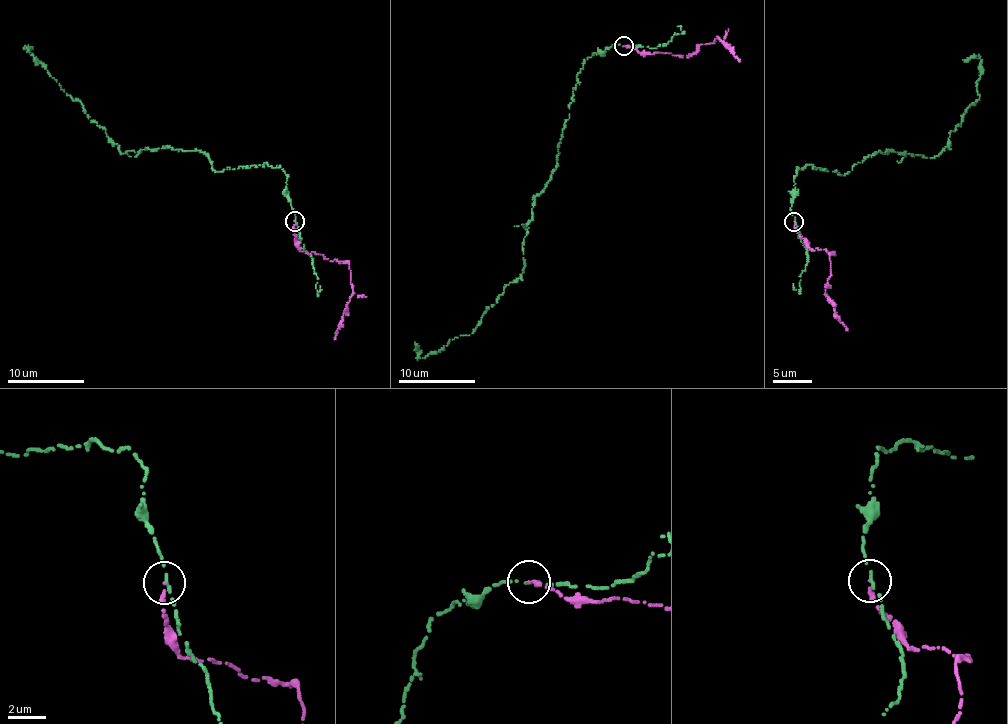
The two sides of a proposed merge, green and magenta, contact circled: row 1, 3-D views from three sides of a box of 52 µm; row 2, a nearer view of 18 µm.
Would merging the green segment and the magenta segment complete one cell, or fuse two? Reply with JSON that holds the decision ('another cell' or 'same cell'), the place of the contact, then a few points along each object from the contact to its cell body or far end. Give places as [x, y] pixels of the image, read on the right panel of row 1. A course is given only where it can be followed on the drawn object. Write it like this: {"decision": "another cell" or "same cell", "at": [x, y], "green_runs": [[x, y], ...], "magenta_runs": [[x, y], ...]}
{"decision": "same cell", "at": [794, 221], "green_runs": [[795, 221], [798, 169], [845, 175], [870, 155], [932, 158], [947, 147], [980, 96], [981, 60], [963, 60]], "magenta_runs": [[794, 221], [794, 231], [811, 249], [833, 253], [829, 256], [825, 292], [835, 306], [835, 316], [847, 330]]}

